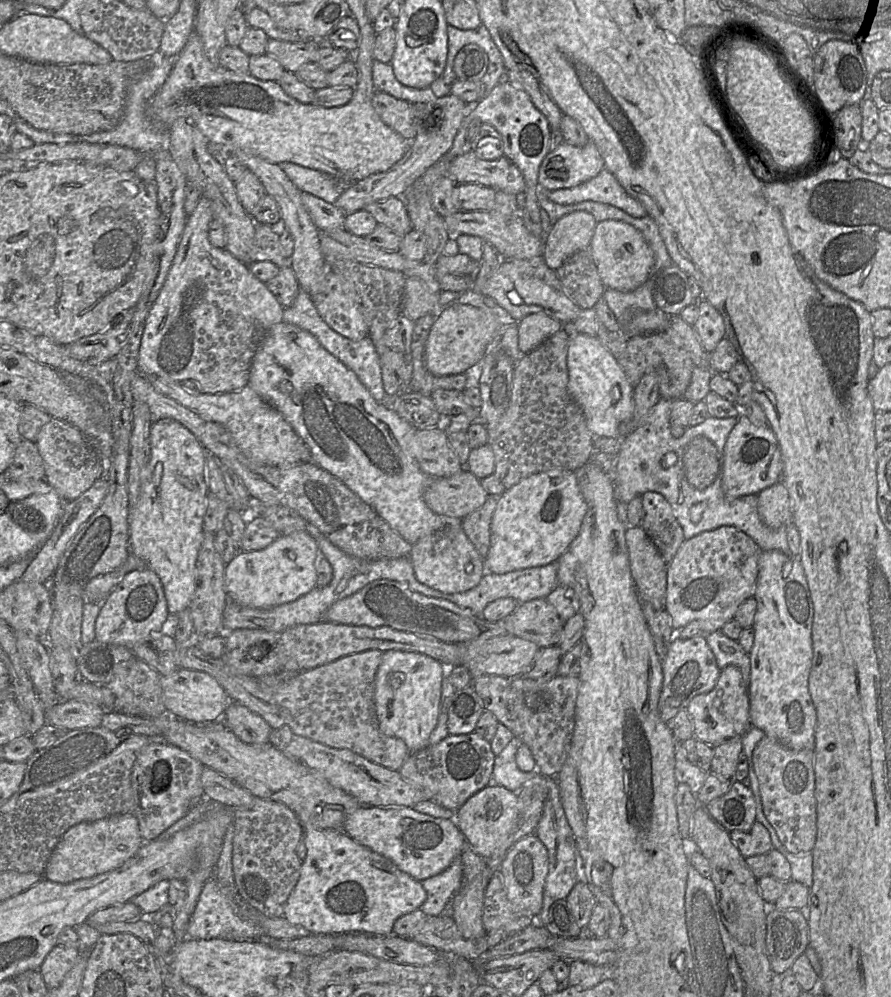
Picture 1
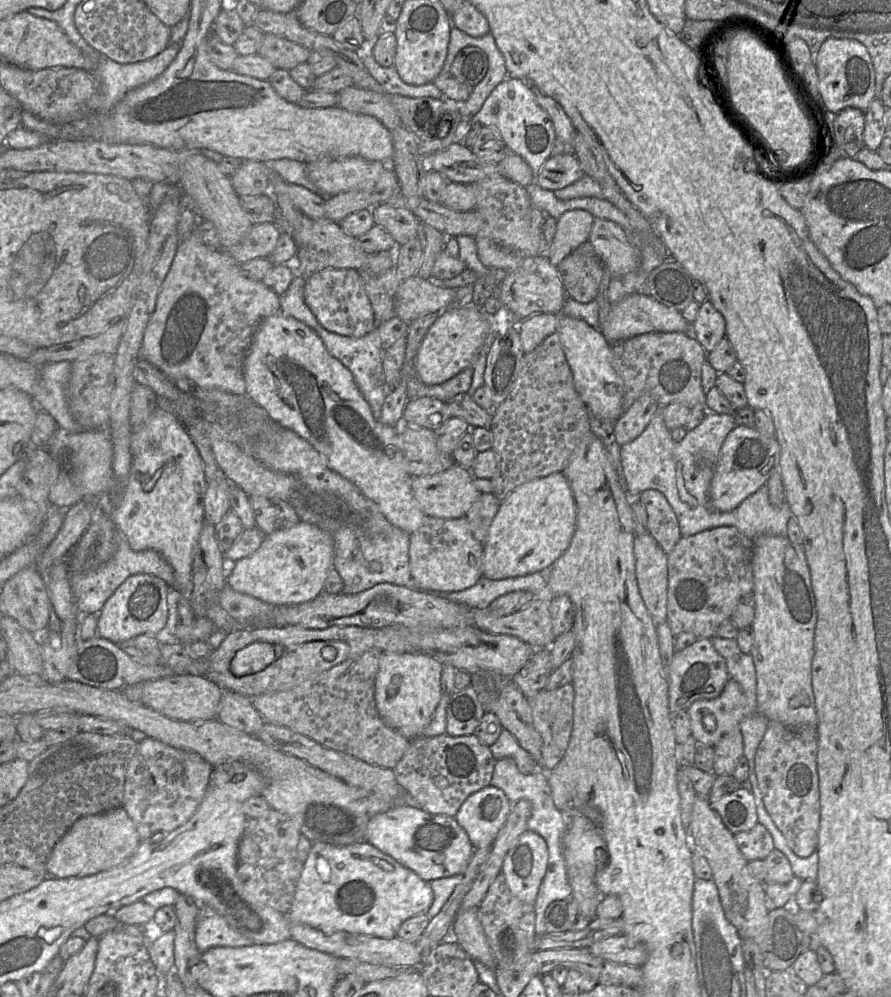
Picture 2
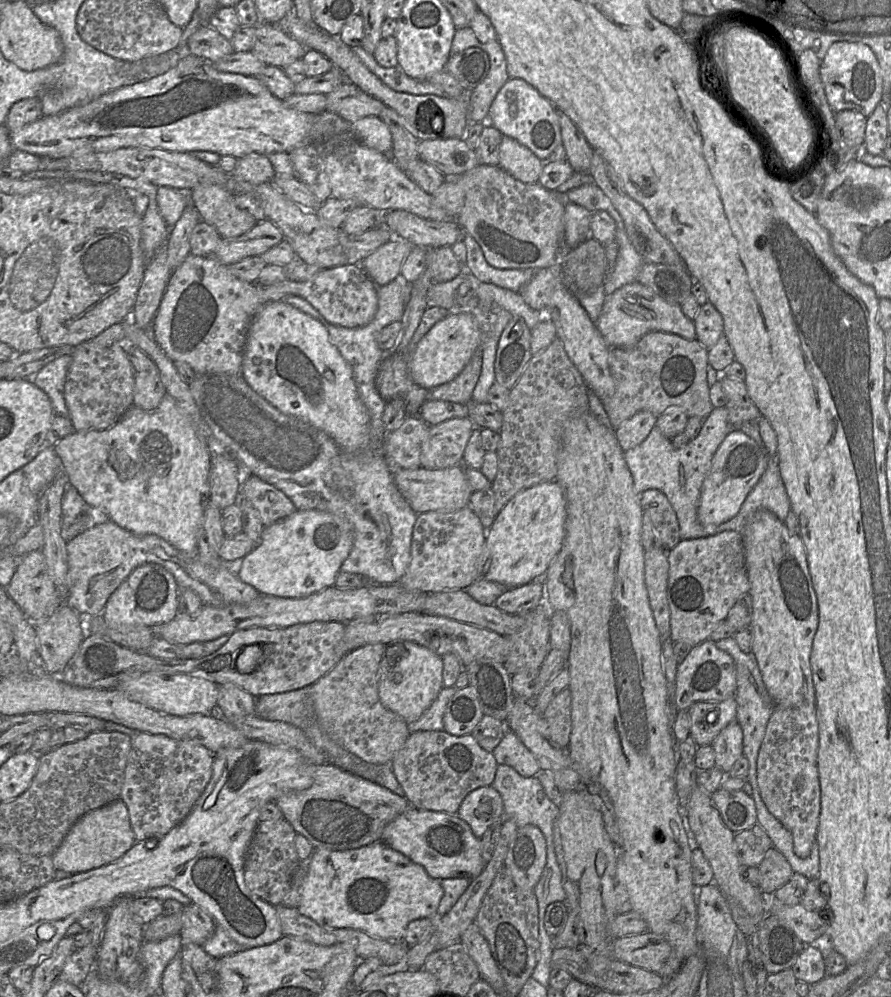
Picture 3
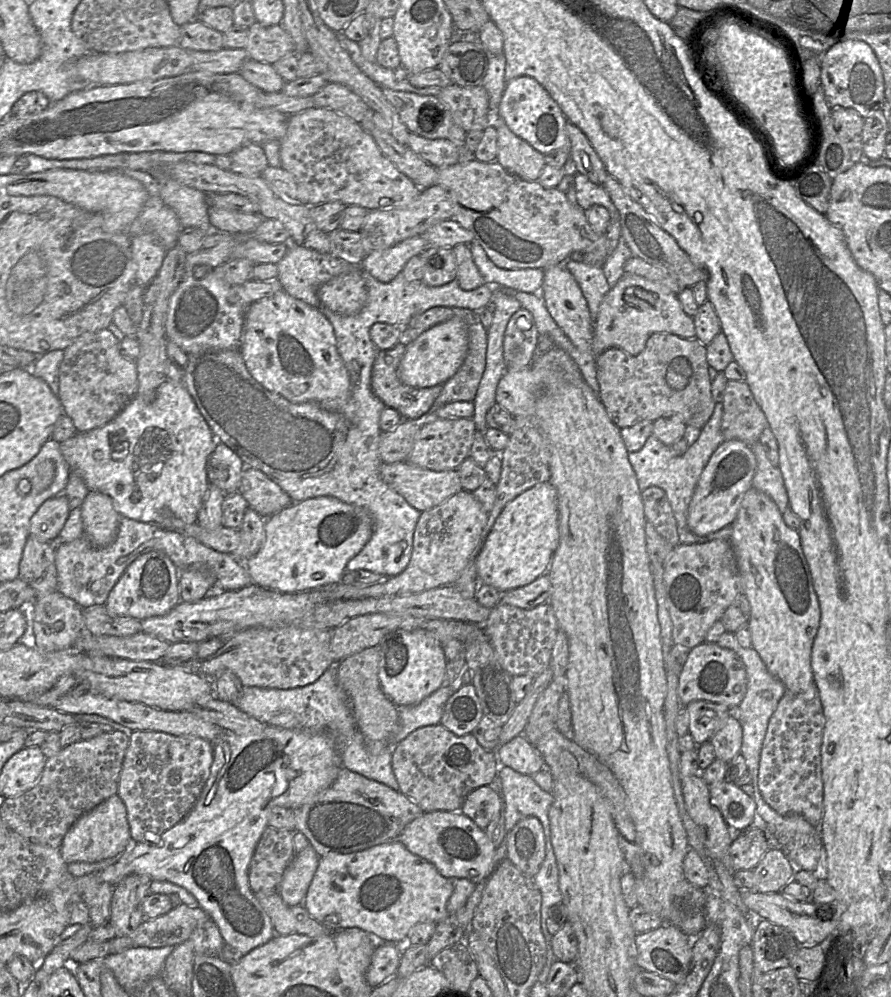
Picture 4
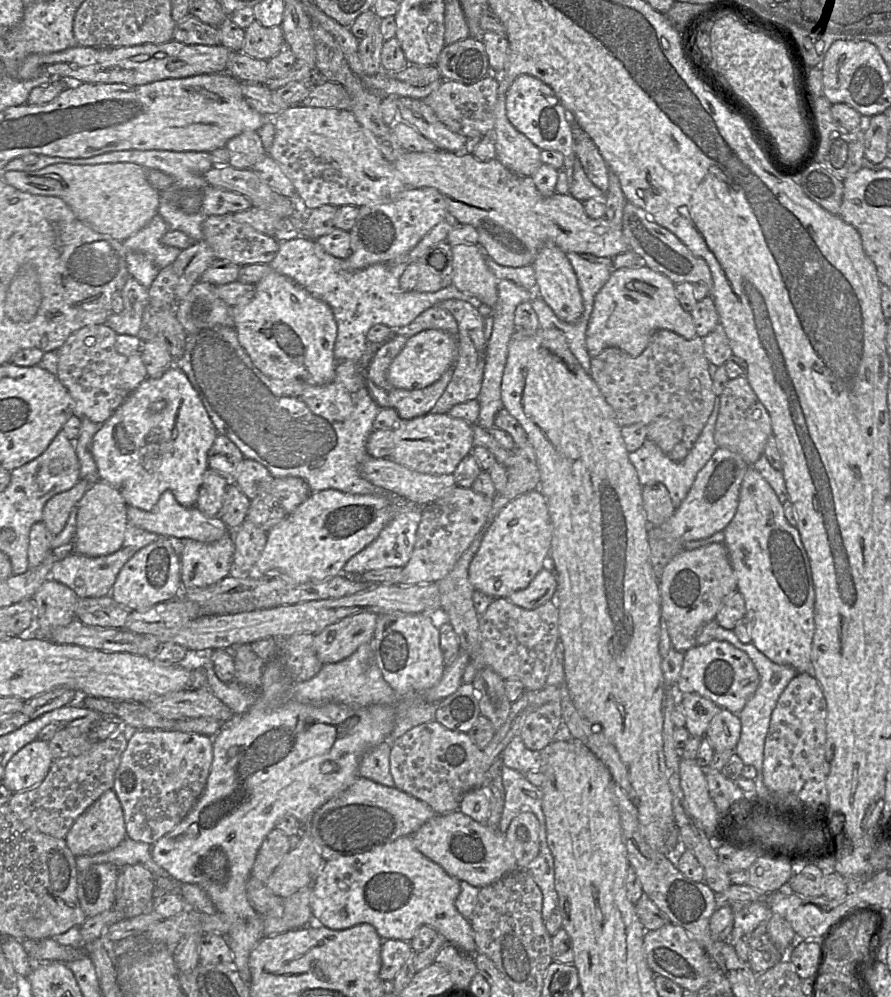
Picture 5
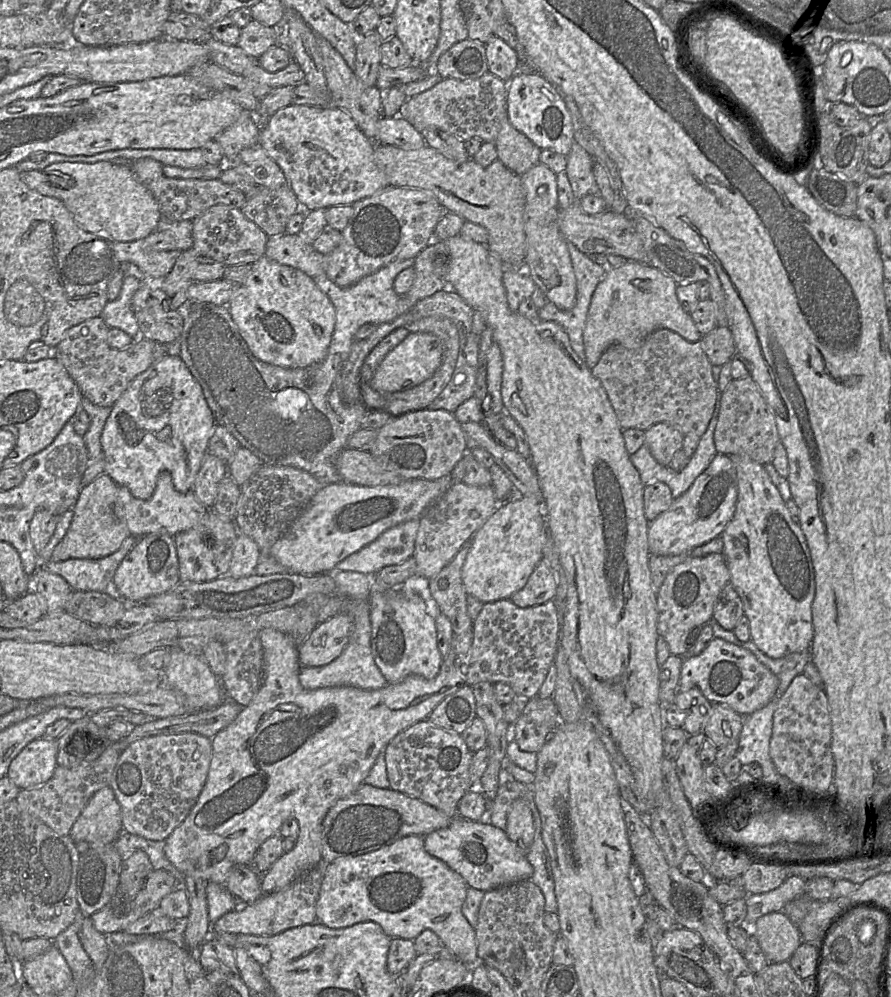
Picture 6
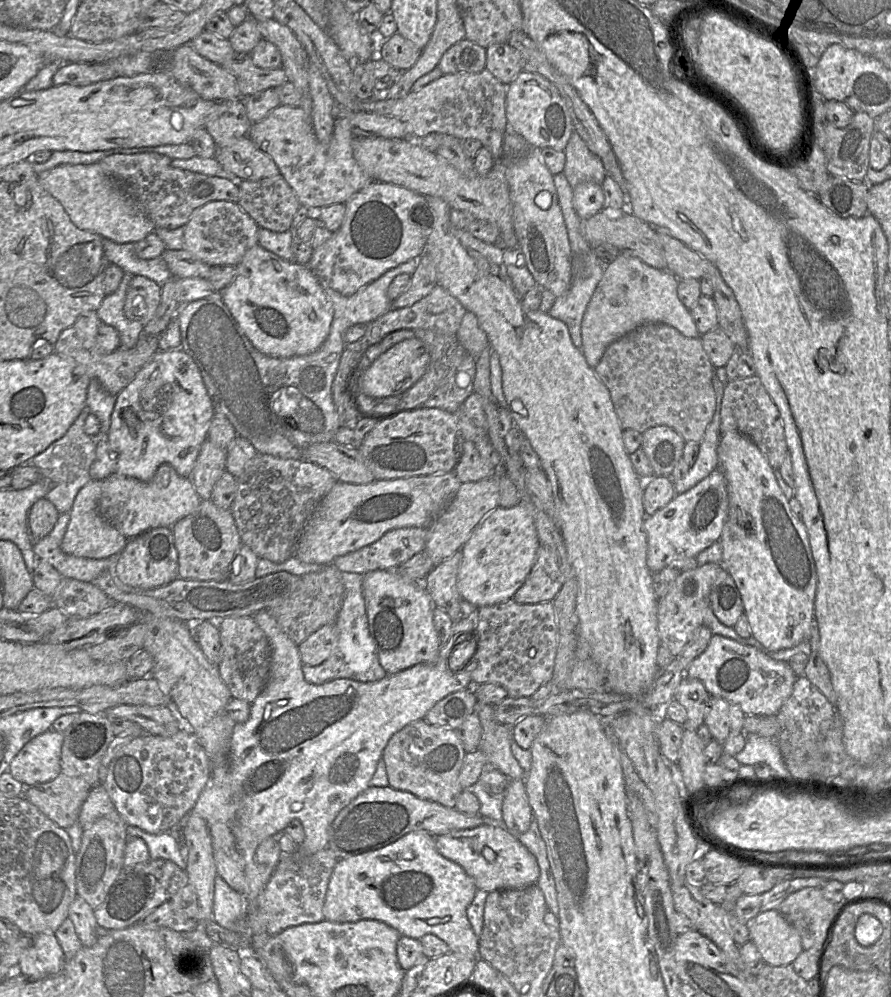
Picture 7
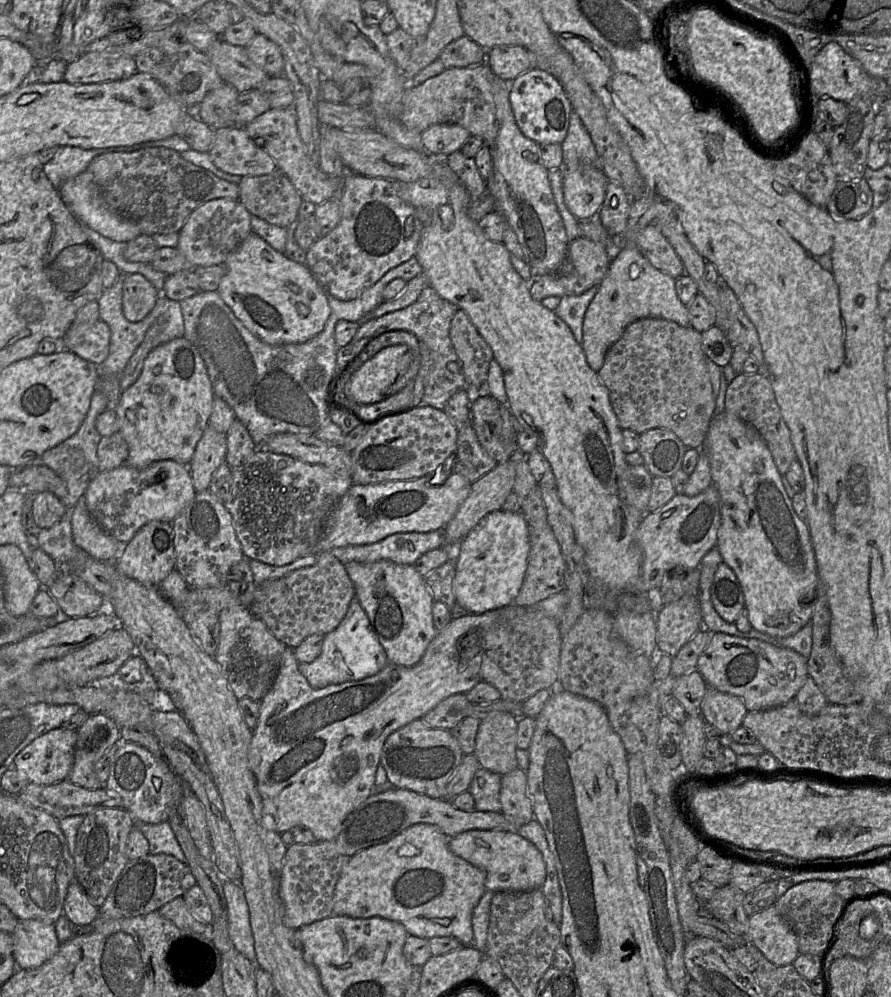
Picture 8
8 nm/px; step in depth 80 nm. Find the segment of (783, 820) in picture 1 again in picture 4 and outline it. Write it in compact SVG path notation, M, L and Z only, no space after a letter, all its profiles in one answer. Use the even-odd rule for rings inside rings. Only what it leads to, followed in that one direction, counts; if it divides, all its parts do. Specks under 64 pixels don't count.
M813 682L801 693L785 692L768 723L760 755L758 785L765 802L780 815L801 815L812 826L819 826L823 816L824 786L821 747L825 717L819 691Z

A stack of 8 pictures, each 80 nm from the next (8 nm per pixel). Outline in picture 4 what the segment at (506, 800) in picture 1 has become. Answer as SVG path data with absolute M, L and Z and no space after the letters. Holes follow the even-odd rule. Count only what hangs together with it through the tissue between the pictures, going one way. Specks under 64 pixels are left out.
M488 785L471 791L460 809L462 814L470 818L482 830L486 829L500 810L504 811L502 797Z

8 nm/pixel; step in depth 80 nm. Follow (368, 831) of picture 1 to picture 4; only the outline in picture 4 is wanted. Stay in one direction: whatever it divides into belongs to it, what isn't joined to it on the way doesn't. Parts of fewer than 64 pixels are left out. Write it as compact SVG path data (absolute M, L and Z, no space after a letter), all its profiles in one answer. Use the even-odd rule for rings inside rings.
M449 811L423 812L412 820L398 836L398 840L413 854L435 865L446 878L465 878L477 884L486 881L498 864L506 859L506 839L496 848L470 818Z

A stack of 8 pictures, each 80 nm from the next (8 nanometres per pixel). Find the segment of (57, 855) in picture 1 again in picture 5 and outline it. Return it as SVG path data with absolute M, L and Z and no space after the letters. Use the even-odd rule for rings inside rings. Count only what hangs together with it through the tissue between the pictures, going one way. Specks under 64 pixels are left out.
M110 789L76 819L65 840L71 852L78 857L108 852L116 848L126 837L123 808L114 790Z

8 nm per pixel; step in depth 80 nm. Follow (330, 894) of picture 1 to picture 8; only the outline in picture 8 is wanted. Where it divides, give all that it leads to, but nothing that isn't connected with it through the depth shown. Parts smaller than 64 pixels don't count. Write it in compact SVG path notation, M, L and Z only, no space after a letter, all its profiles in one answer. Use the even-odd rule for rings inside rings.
M418 823L408 827L400 834L385 843L369 847L351 856L344 864L335 886L333 896L333 914L345 915L352 918L370 918L378 916L402 923L411 936L417 936L426 939L439 936L451 936L457 938L461 942L462 946L474 946L472 915L475 907L486 891L486 873L482 869L455 855L449 848L449 839L450 838L445 835L437 826Z

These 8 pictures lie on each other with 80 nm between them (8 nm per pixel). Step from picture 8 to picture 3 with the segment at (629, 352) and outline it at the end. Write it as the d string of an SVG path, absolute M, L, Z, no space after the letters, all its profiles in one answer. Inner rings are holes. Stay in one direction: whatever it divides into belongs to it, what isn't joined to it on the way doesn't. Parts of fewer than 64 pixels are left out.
M662 331L645 334L632 348L609 347L608 365L614 381L614 393L601 402L612 428L616 430L623 421L639 411L649 411L658 417L670 407L681 408L689 417L705 419L714 409L707 383L707 353L708 350L697 339L688 340Z

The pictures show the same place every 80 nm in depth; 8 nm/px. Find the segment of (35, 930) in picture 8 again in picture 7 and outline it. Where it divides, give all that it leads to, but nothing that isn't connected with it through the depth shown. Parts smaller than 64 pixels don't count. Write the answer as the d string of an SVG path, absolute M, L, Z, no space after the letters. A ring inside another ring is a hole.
M39 933L31 937L32 944L20 956L18 972L33 980L58 974L67 959L56 935Z

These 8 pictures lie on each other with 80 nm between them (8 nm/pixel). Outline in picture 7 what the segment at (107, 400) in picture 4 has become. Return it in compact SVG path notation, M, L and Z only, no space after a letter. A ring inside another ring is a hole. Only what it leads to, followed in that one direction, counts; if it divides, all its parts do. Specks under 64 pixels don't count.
M97 311L83 313L69 328L65 329L54 344L54 352L62 357L72 358L82 366L90 379L97 379L101 386L110 394L117 396L127 387L144 367L144 365L158 352L159 336L142 336L133 348L116 350L111 353L101 353L97 345L98 328L102 321Z

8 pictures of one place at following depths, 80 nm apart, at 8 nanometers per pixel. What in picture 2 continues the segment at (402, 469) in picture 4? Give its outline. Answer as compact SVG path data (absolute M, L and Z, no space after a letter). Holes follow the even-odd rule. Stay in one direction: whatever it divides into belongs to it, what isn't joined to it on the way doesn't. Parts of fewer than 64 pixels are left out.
M454 463L450 468L429 476L414 476L411 487L418 508L427 516L443 519L458 519L466 516L481 492L474 485L470 470Z

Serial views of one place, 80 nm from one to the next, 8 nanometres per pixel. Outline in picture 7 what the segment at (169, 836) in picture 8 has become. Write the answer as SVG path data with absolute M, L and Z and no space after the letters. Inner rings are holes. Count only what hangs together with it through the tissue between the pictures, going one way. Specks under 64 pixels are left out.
M136 826L127 827L128 839L141 838L148 846L150 859L165 859L174 862L182 869L186 869L186 862L182 857L182 839L174 831L165 831L159 834L148 833Z

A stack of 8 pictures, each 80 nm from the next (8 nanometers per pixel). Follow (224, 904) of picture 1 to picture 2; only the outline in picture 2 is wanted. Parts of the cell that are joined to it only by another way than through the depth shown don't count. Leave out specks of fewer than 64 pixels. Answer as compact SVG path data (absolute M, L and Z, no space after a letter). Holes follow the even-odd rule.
M206 905L200 906L196 926L195 943L201 952L213 947L242 947L254 942L229 926L226 920Z

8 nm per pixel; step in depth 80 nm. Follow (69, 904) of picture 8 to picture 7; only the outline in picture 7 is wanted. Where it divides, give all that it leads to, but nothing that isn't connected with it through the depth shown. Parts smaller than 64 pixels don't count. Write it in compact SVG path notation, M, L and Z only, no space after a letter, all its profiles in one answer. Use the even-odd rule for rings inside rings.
M76 896L69 906L68 917L73 922L82 946L93 946L100 934L94 911L80 896Z

